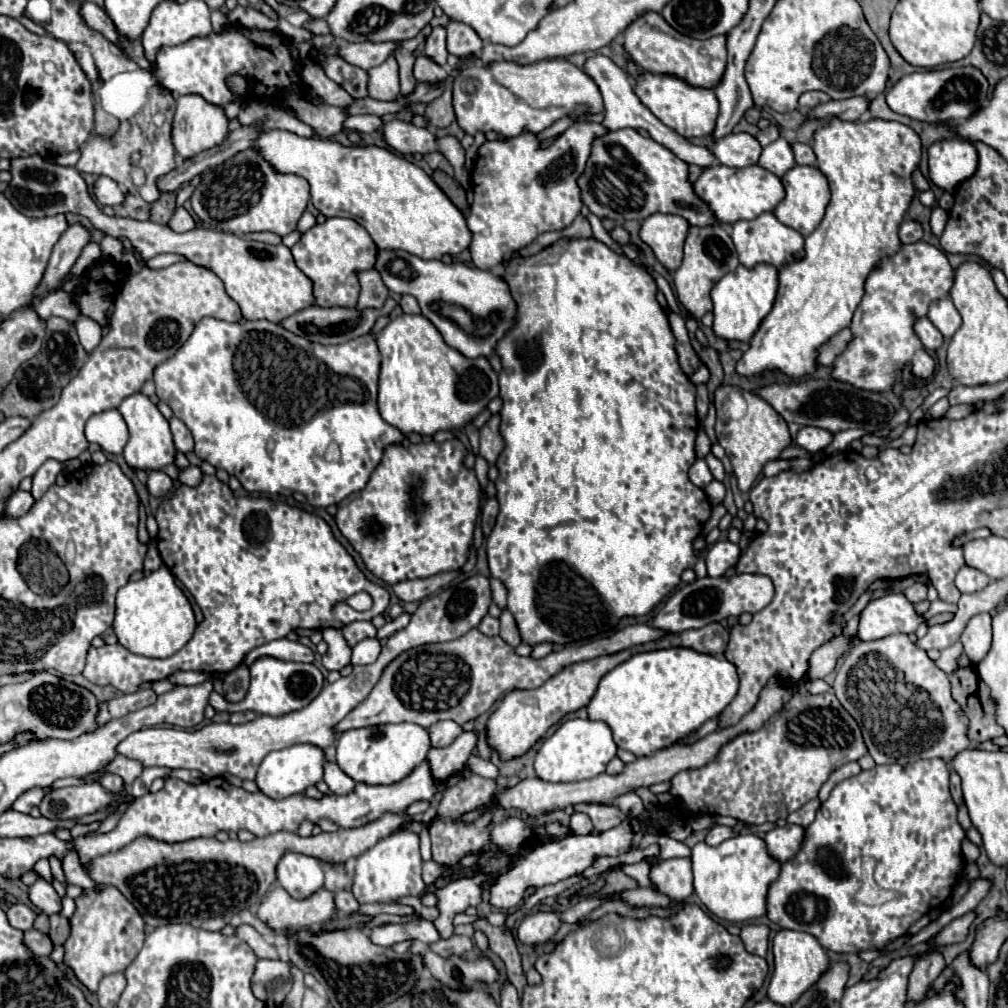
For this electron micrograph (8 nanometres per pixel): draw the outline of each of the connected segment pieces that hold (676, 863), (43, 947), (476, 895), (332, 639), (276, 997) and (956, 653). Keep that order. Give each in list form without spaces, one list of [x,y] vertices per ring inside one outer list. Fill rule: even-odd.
[[[671,858],[651,866],[651,880],[661,894],[683,902],[693,894],[693,868],[687,858]]]
[[[33,928],[25,932],[25,946],[37,956],[49,956],[53,952],[51,938],[39,930],[33,930]]]
[[[477,866],[471,868],[473,876],[467,878],[457,878],[447,882],[443,888],[437,888],[433,894],[437,896],[437,908],[439,908],[439,918],[435,920],[435,926],[441,934],[441,938],[453,936],[453,918],[461,910],[465,912],[469,906],[479,906],[481,904],[481,894],[483,888],[481,884],[489,878],[485,872],[481,872]]]
[[[327,628],[323,630],[323,640],[327,642],[329,650],[323,656],[323,666],[327,670],[341,670],[351,662],[351,646],[343,638],[341,630],[337,628]]]
[[[259,960],[253,972],[253,994],[265,1006],[279,1006],[285,994],[291,990],[293,978],[289,974],[289,962],[283,960]]]
[[[955,642],[955,644],[951,644],[949,648],[941,650],[941,654],[939,654],[939,658],[937,658],[935,662],[937,662],[937,666],[939,666],[941,670],[945,670],[945,672],[949,674],[949,672],[953,672],[953,670],[957,668],[961,656],[963,656],[961,642]]]

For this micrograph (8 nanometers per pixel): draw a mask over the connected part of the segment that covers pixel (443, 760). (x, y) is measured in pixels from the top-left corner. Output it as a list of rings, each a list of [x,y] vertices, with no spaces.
[[[463,732],[451,746],[429,750],[425,760],[429,768],[433,768],[433,776],[437,776],[439,784],[441,780],[449,780],[453,772],[461,772],[461,768],[465,768],[465,762],[475,748],[475,740],[477,736],[473,732]]]

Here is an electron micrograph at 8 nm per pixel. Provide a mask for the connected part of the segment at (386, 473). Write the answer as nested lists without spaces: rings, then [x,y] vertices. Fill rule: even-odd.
[[[457,438],[447,442],[431,440],[427,444],[409,444],[409,448],[393,444],[385,450],[383,460],[371,474],[367,486],[339,504],[335,514],[337,528],[355,552],[359,552],[367,570],[375,578],[393,586],[401,580],[429,578],[465,566],[481,508],[481,484],[475,478],[475,470],[465,466],[465,454],[467,450]]]

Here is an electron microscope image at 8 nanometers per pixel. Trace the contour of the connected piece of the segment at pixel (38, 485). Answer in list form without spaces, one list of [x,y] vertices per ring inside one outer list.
[[[47,460],[47,462],[35,472],[35,476],[33,476],[31,496],[33,496],[35,500],[39,500],[39,498],[47,492],[47,488],[49,488],[51,484],[55,484],[55,478],[57,478],[57,474],[59,474],[61,470],[63,470],[61,462],[57,462],[57,460]]]

